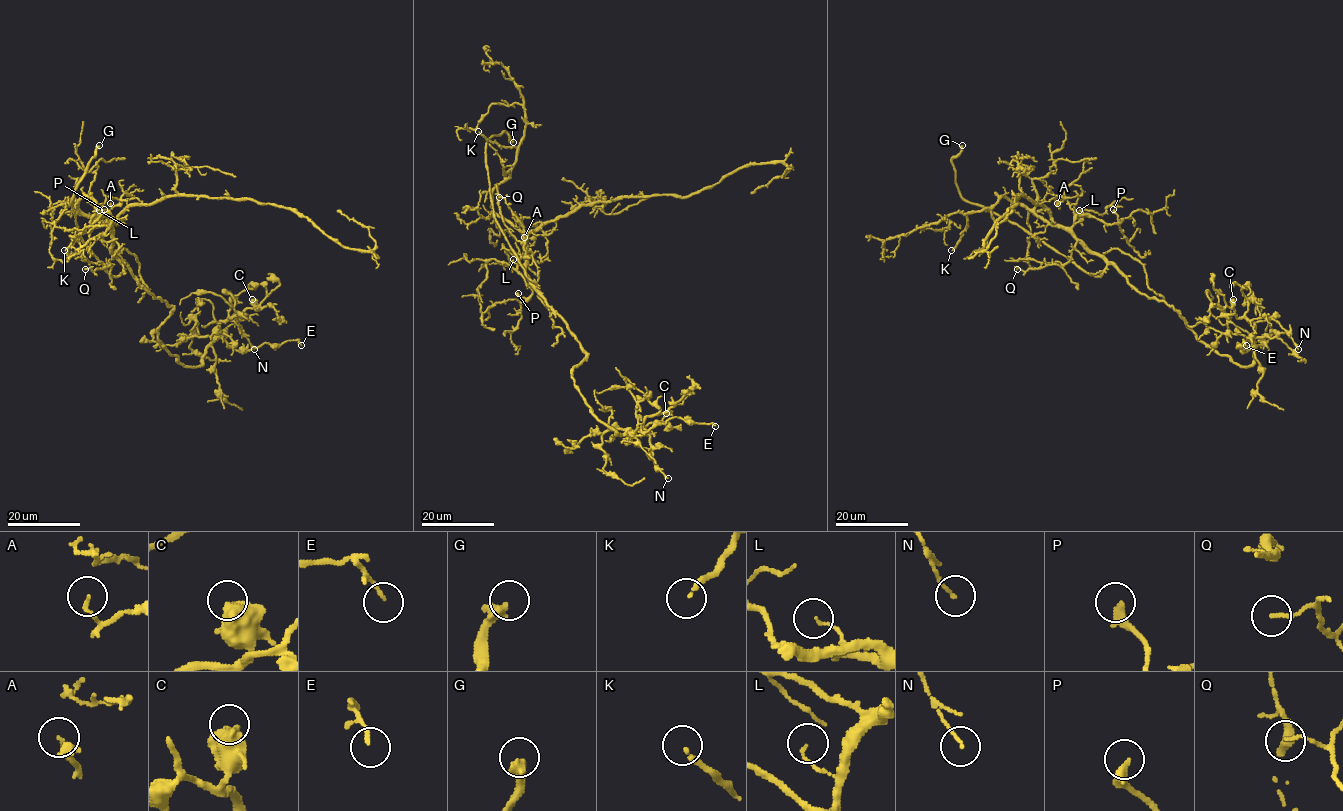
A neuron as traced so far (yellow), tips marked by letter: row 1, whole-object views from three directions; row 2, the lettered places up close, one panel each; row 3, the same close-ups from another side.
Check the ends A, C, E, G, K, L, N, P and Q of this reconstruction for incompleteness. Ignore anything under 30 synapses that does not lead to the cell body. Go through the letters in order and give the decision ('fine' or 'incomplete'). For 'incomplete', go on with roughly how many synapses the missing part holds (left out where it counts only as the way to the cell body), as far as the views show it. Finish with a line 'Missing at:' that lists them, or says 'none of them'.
A: fine
C: fine
E: fine
G: incomplete
K: incomplete | 35 syn
L: fine
N: fine
P: fine
Q: fine
Missing at: G, K

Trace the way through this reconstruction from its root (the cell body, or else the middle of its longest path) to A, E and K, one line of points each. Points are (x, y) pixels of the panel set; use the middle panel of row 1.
A: (526, 270), (525, 235), (537, 231), (548, 222), (556, 223), (548, 235), (524, 237)
E: (526, 270), (528, 280), (586, 353), (572, 377), (598, 419), (621, 435), (648, 431), (675, 416), (715, 426)
K: (526, 270), (522, 235), (492, 207), (492, 191), (510, 173), (517, 149), (491, 142), (478, 131)

